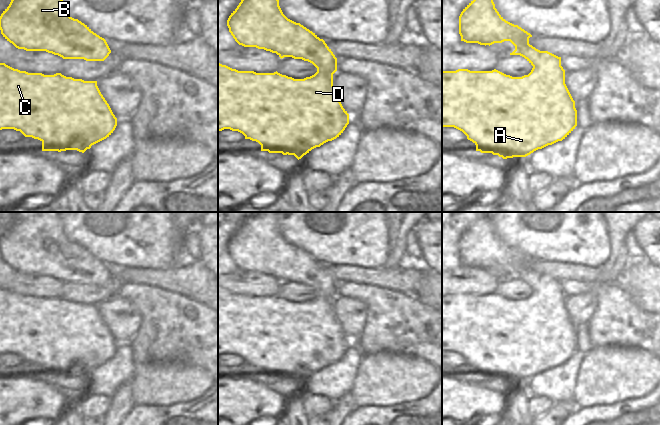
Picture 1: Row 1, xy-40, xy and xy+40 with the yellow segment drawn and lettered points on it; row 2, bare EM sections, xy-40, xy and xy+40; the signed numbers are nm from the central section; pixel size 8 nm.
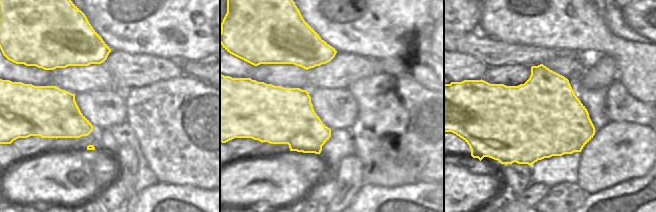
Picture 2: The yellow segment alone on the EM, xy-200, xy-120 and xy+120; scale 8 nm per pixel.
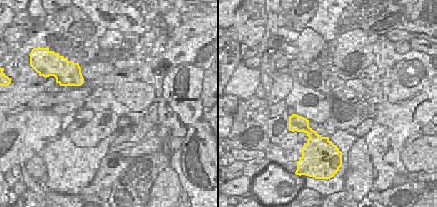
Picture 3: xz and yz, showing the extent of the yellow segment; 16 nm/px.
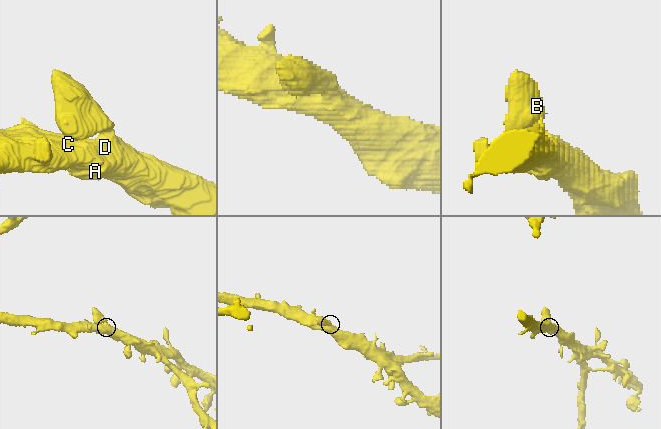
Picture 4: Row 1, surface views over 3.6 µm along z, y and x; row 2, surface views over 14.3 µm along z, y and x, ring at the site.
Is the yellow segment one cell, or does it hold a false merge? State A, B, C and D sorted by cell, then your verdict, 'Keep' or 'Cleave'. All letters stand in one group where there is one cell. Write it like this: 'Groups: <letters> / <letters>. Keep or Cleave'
Groups: A B C D. Keep.

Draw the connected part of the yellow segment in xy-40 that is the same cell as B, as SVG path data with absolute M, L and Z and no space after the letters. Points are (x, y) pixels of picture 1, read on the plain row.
M13 212L13 222L0 240L0 254L18 273L46 275L63 283L104 285L111 277L104 262L65 236L59 212Z

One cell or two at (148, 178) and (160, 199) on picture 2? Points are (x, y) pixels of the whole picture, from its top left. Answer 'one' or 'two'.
two

